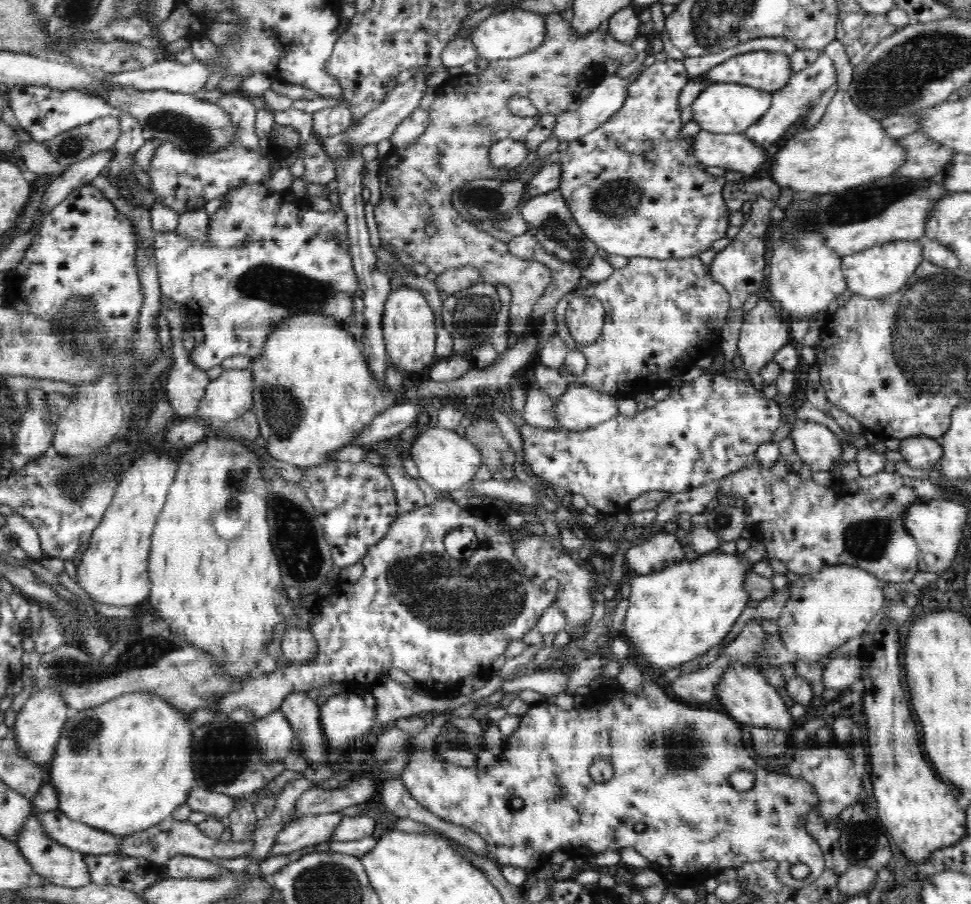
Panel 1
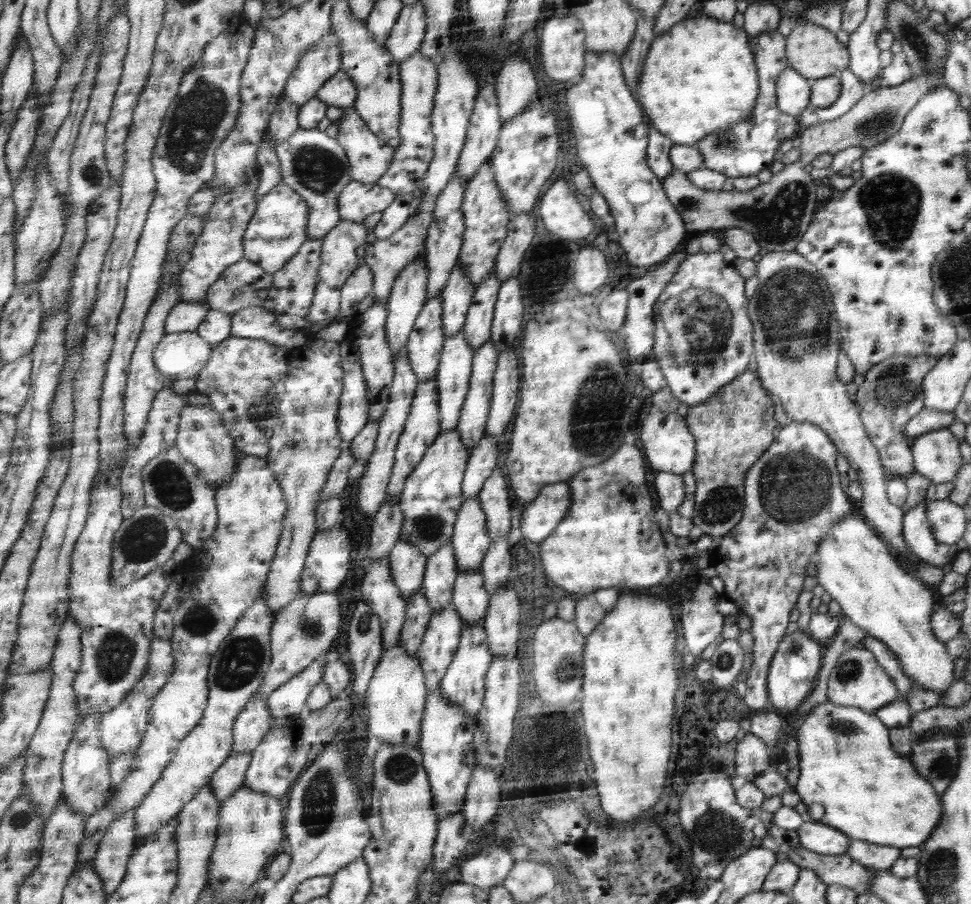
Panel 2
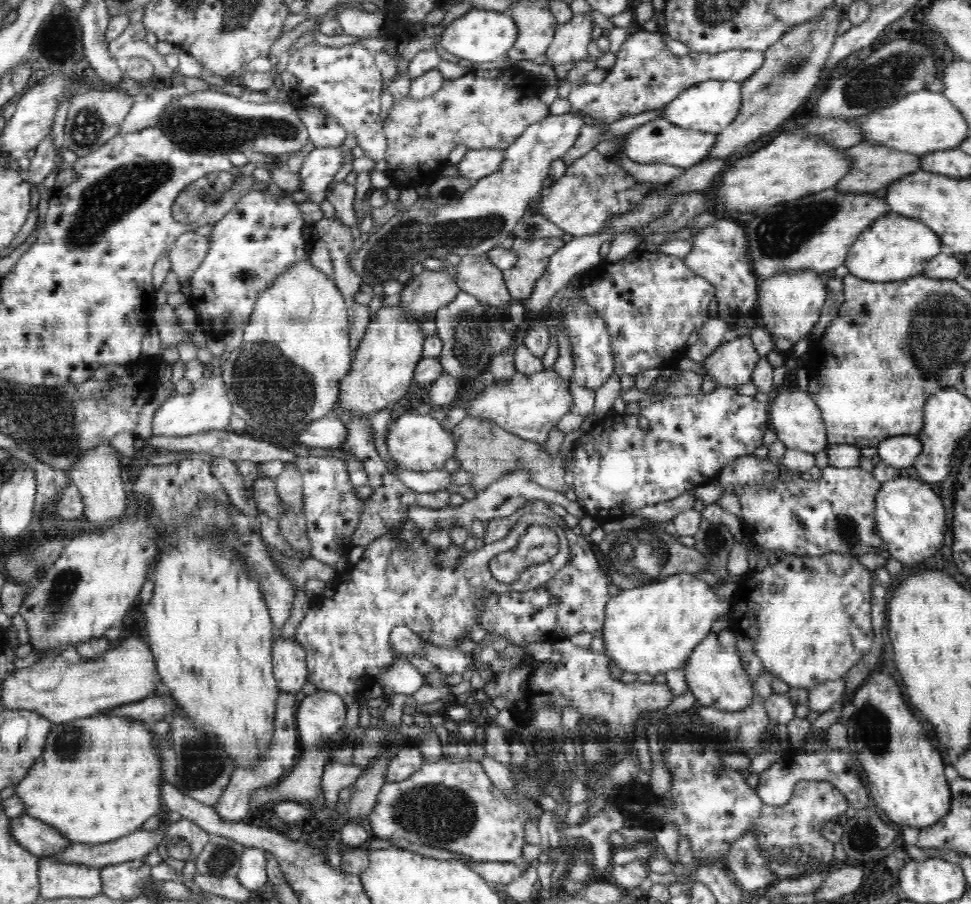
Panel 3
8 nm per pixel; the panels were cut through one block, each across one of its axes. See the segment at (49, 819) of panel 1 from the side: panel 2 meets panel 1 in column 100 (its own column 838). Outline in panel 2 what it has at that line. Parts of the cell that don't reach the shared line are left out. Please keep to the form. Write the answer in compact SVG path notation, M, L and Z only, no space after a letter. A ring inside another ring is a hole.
M814 820L802 823L797 833L803 847L818 854L841 855L851 845L847 834Z

